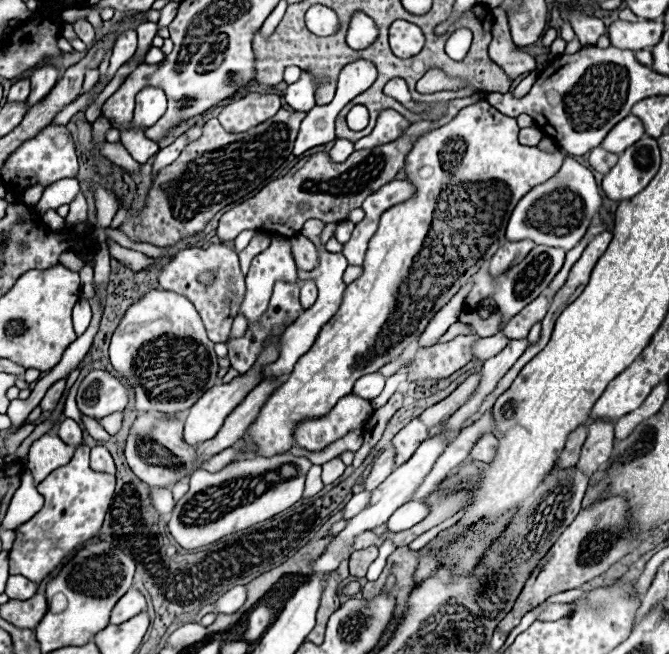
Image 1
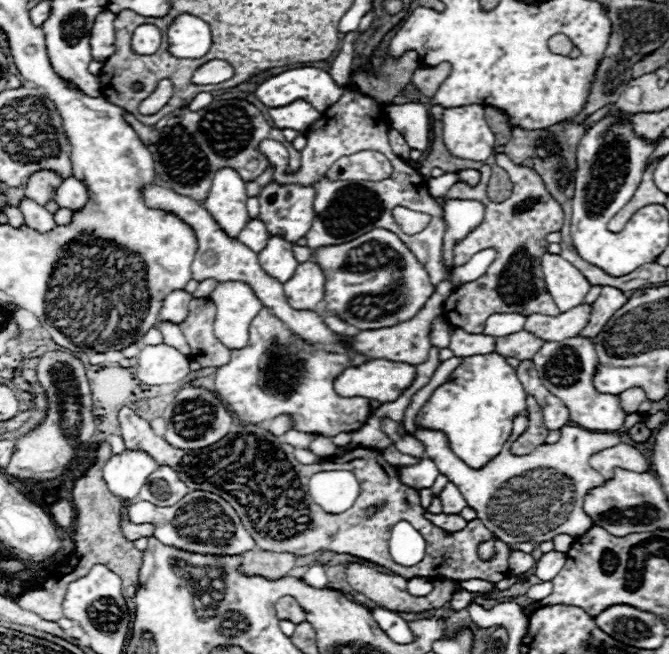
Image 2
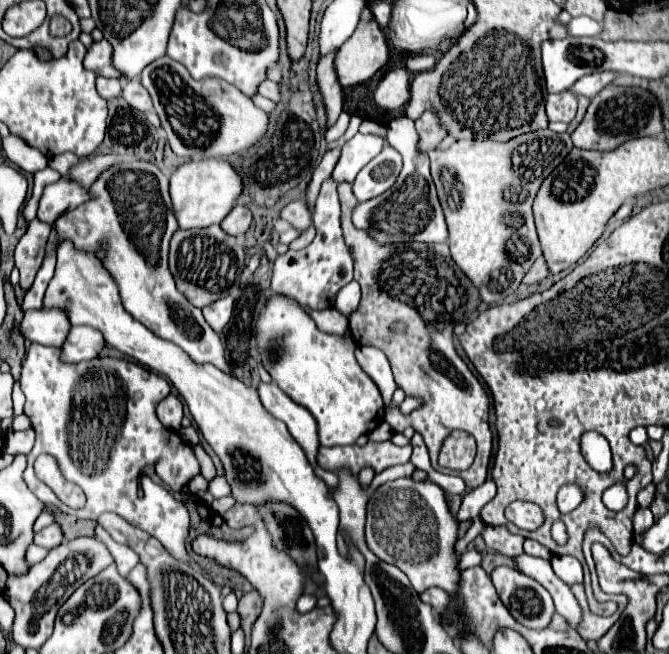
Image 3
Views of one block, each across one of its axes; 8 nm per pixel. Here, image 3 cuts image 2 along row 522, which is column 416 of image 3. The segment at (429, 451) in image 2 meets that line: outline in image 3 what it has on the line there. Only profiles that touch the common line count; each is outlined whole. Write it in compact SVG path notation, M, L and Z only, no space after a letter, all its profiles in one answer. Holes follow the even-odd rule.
M398 478L382 484L368 498L366 516L366 544L382 560L398 566L410 580L416 592L430 586L444 588L454 594L458 588L460 572L454 542L458 540L458 520L450 514L446 494L434 482L414 482Z

